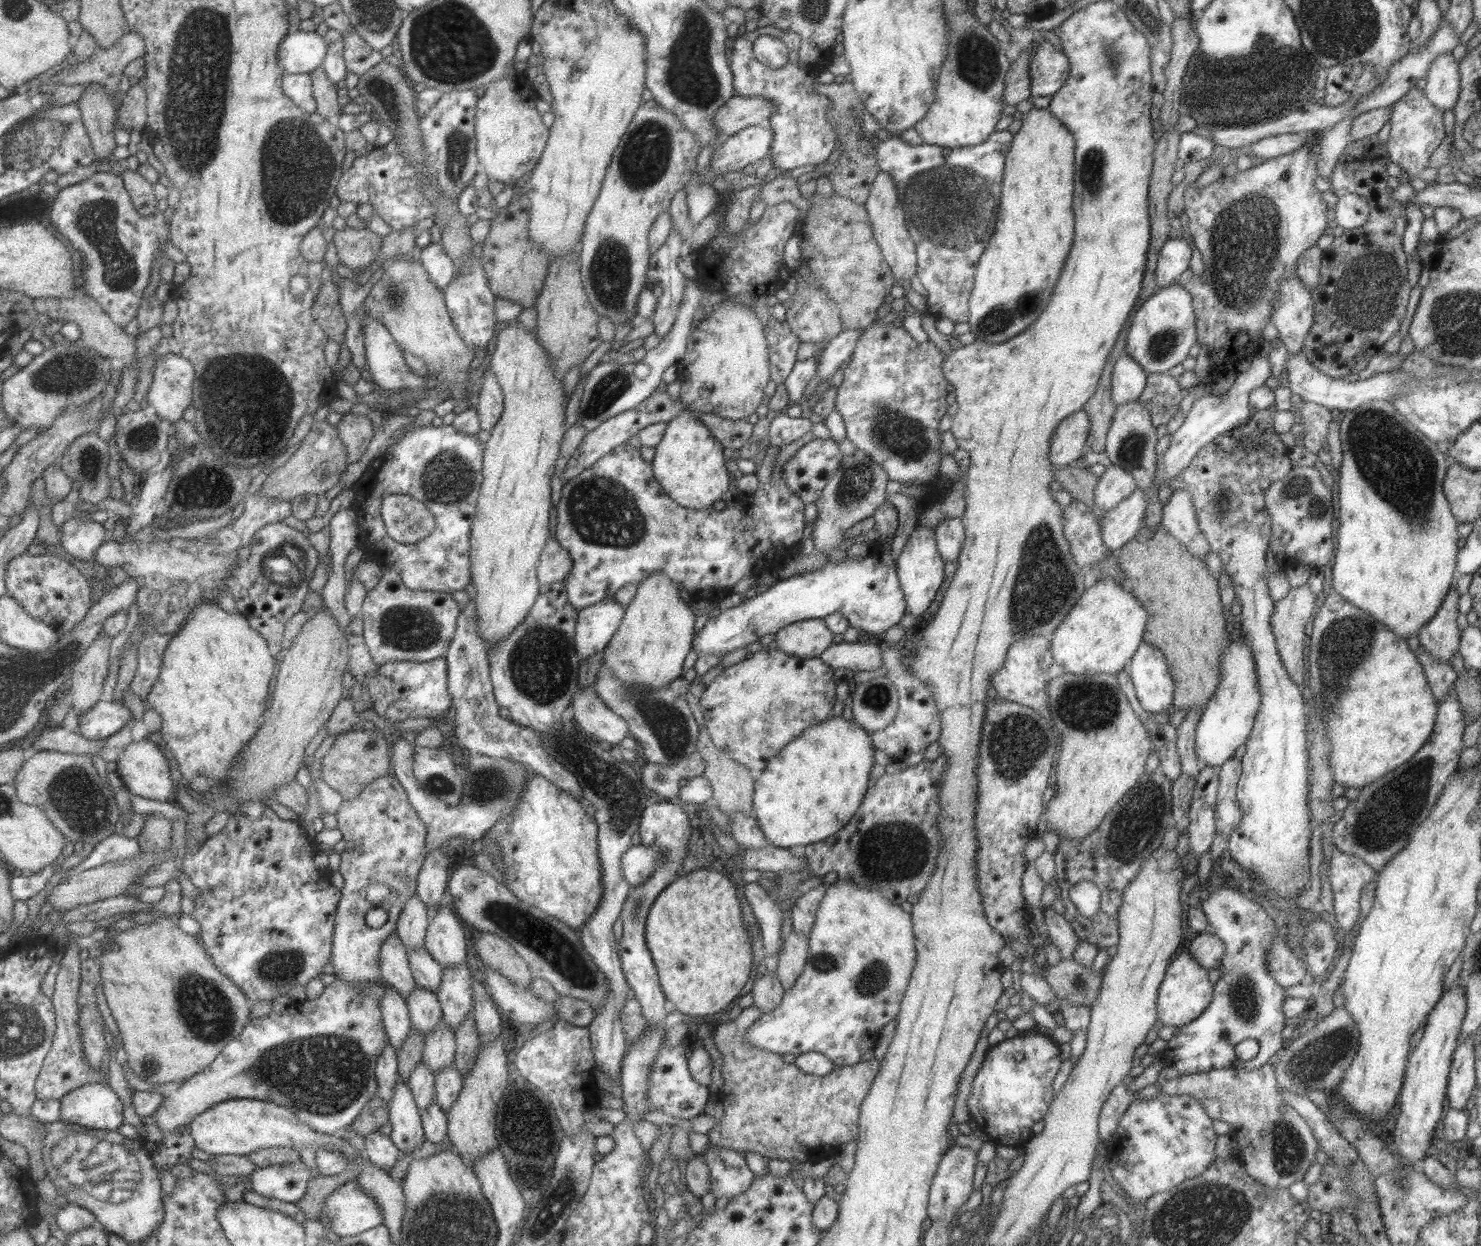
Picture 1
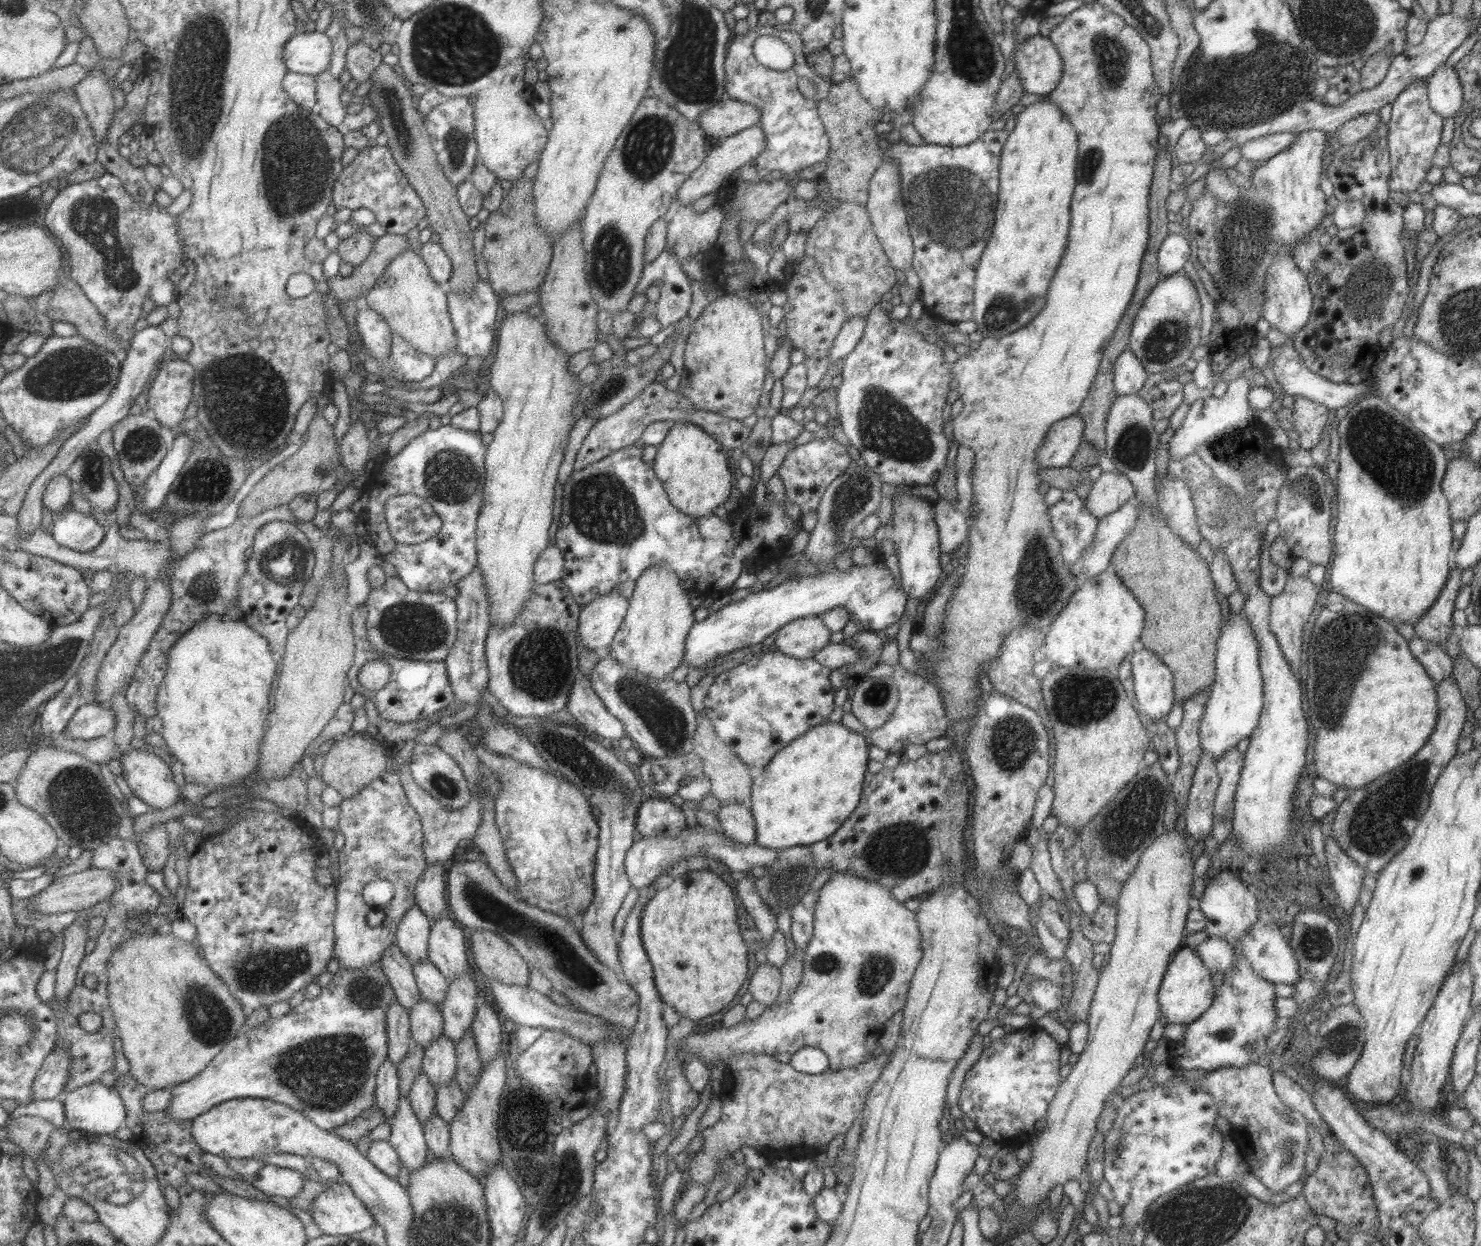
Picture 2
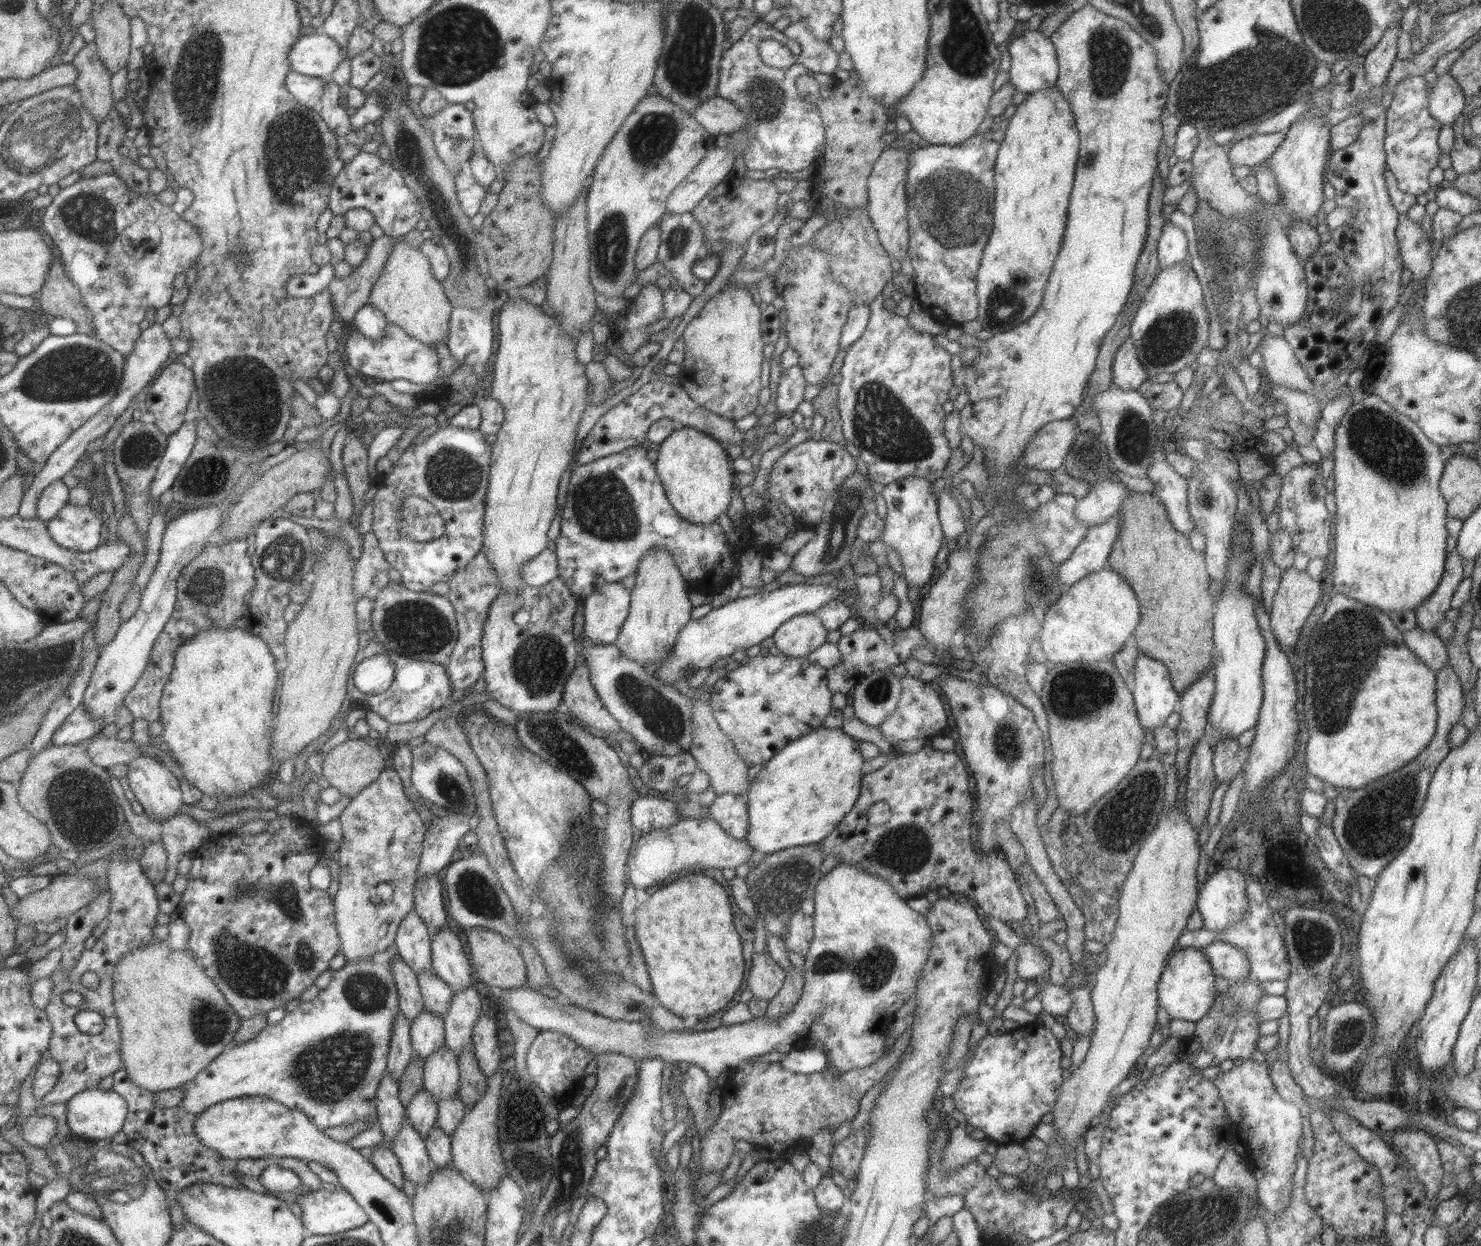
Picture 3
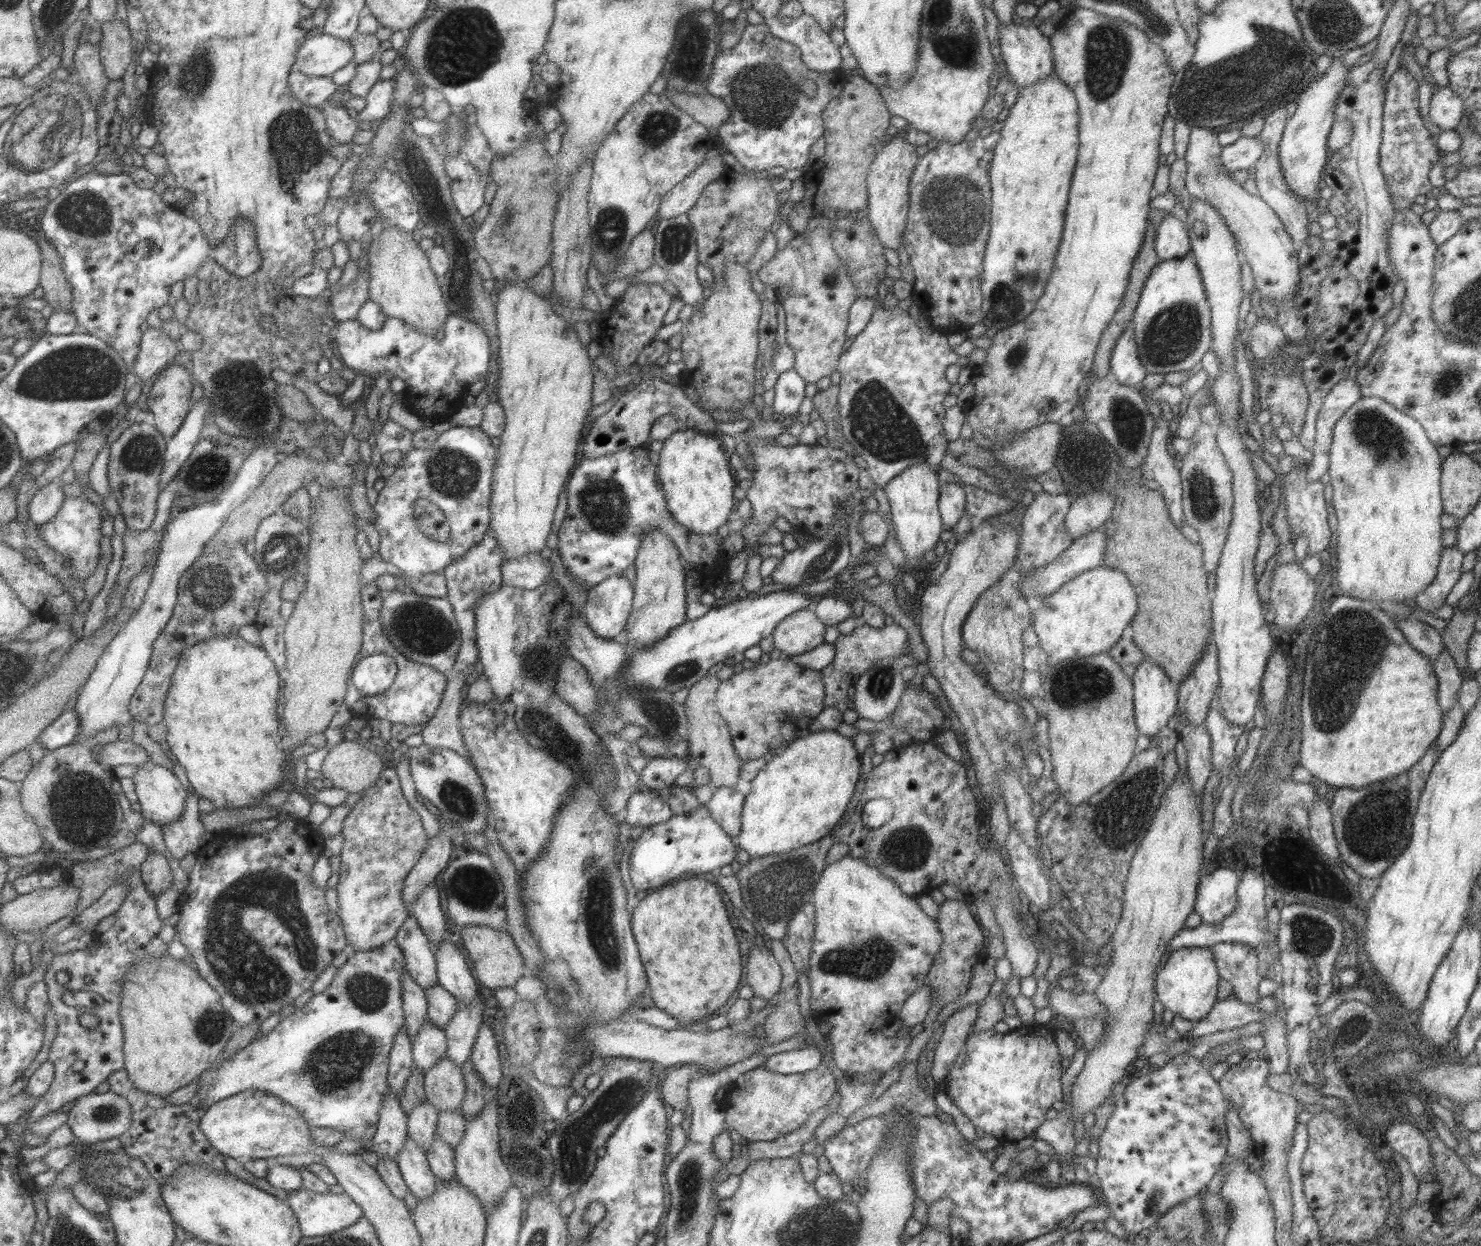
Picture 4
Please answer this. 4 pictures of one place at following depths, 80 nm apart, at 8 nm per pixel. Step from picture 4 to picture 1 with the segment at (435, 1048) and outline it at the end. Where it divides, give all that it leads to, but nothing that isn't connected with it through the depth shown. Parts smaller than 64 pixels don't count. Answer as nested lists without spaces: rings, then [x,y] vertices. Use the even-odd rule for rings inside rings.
[[[415,984],[411,994],[405,1000],[412,1028],[416,1028],[416,1031],[423,1036],[429,1034],[438,1020],[442,1019],[436,995]]]

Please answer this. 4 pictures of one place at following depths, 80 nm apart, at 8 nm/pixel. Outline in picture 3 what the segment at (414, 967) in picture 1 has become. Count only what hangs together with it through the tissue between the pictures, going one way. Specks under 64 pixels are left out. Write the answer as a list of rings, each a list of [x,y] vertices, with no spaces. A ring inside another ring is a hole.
[[[432,970],[416,975],[424,1008],[435,1016],[443,1016],[450,1007],[452,990]]]

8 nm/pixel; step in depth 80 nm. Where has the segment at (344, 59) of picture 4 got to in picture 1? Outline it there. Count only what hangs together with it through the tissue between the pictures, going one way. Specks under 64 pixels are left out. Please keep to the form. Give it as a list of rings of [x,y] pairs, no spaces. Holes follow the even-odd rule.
[[[291,29],[279,43],[277,60],[285,73],[308,74],[323,62],[324,38],[315,31]]]

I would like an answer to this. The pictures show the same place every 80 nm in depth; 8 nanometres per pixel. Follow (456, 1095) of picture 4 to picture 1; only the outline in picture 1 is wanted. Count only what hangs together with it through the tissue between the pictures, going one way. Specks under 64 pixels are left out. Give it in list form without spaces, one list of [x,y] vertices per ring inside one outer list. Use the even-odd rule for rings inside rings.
[[[441,1019],[435,1028],[424,1036],[424,1047],[420,1062],[435,1074],[447,1068],[454,1061],[456,1042],[454,1033],[449,1030],[446,1022]]]

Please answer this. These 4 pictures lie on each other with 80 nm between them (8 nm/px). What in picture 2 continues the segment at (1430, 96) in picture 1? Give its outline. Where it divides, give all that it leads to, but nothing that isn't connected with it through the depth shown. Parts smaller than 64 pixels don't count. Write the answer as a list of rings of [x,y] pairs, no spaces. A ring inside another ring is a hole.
[[[1440,64],[1426,79],[1426,95],[1431,111],[1439,117],[1453,117],[1462,105],[1462,88],[1454,68]]]

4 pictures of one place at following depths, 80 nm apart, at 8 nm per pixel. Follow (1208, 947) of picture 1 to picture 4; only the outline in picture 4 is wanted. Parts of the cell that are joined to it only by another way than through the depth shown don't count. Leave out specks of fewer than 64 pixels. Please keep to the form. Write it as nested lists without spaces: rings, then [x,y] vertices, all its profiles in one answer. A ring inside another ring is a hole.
[[[1218,942],[1210,947],[1220,978],[1232,986],[1232,996],[1245,1004],[1257,1004],[1257,984],[1262,979],[1258,971],[1258,956],[1251,946]]]

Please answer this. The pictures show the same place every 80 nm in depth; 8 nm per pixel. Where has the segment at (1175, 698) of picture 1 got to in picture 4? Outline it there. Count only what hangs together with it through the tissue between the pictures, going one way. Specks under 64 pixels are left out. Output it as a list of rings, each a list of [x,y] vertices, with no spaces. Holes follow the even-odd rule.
[[[1074,420],[1072,424],[1060,427],[1054,466],[1065,483],[1064,495],[1072,502],[1078,496],[1094,490],[1112,490],[1114,494],[1110,515],[1100,526],[1106,538],[1102,562],[1105,567],[1123,570],[1123,574],[1133,585],[1137,612],[1131,618],[1132,641],[1144,656],[1163,669],[1171,682],[1183,682],[1197,660],[1203,656],[1203,649],[1207,648],[1209,639],[1212,638],[1211,598],[1207,596],[1207,572],[1202,565],[1202,548],[1198,542],[1193,543],[1183,537],[1179,526],[1170,519],[1160,492],[1139,485],[1139,469],[1126,469],[1113,447],[1109,446],[1093,423]]]

